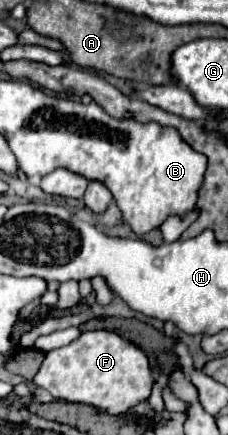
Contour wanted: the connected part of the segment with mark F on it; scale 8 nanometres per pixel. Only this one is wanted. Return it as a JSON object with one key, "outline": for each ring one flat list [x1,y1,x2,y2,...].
{"outline":[[109,330,83,332,71,344,51,350,35,376,35,386,49,390,57,400,89,404,113,416,121,416,145,402,151,394,151,384,153,376,147,356]]}

